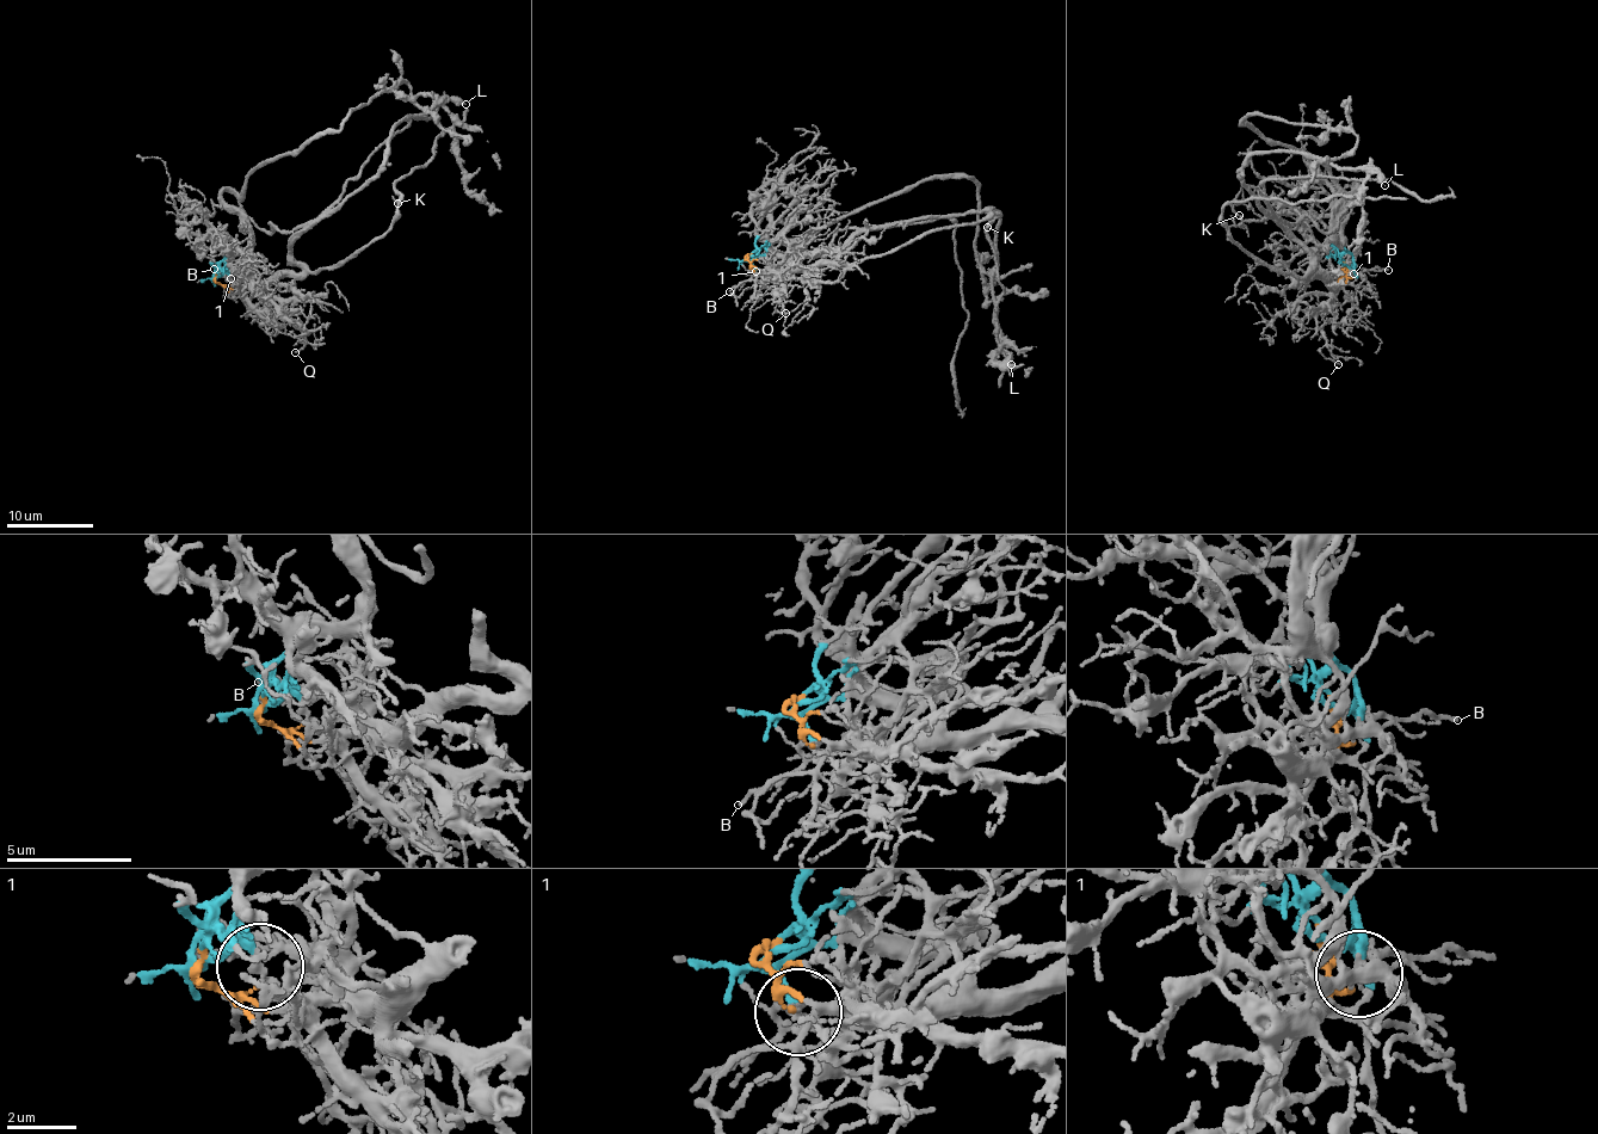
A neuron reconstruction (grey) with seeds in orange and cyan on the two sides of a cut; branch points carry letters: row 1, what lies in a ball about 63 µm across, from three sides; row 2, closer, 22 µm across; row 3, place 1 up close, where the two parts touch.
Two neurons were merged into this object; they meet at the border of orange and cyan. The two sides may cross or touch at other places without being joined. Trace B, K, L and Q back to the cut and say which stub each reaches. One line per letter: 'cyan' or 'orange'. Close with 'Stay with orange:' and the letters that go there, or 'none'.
B: orange
K: orange
L: orange
Q: orange
Stay with orange: B, K, L, Q

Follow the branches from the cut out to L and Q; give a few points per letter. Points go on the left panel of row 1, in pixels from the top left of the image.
L: (216, 276), (260, 290), (298, 276), (297, 239), (374, 177), (394, 127), (439, 103), (464, 104)
Q: (216, 276), (216, 282), (234, 289), (263, 290), (275, 296), (303, 332), (306, 344), (295, 352)

